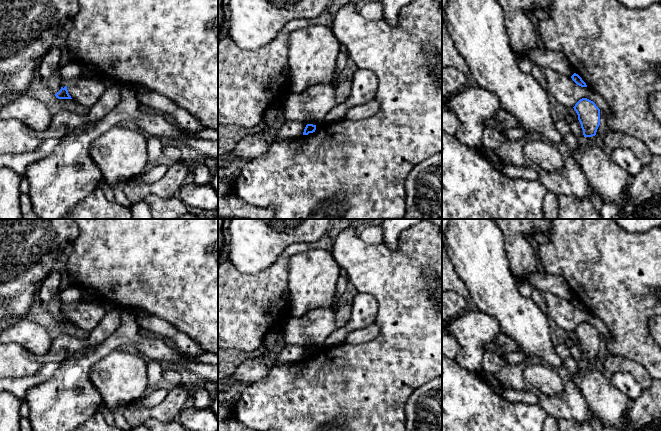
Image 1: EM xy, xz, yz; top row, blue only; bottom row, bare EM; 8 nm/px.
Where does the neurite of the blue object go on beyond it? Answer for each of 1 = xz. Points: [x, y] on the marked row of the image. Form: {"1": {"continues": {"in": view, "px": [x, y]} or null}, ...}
{"1": {"continues": null}}

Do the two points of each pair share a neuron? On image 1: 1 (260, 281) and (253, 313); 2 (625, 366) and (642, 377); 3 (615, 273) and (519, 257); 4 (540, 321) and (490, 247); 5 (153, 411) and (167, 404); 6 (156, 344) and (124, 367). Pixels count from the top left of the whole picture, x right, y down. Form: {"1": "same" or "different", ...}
{"1": "same", "2": "same", "3": "different", "4": "same", "5": "same", "6": "different"}

